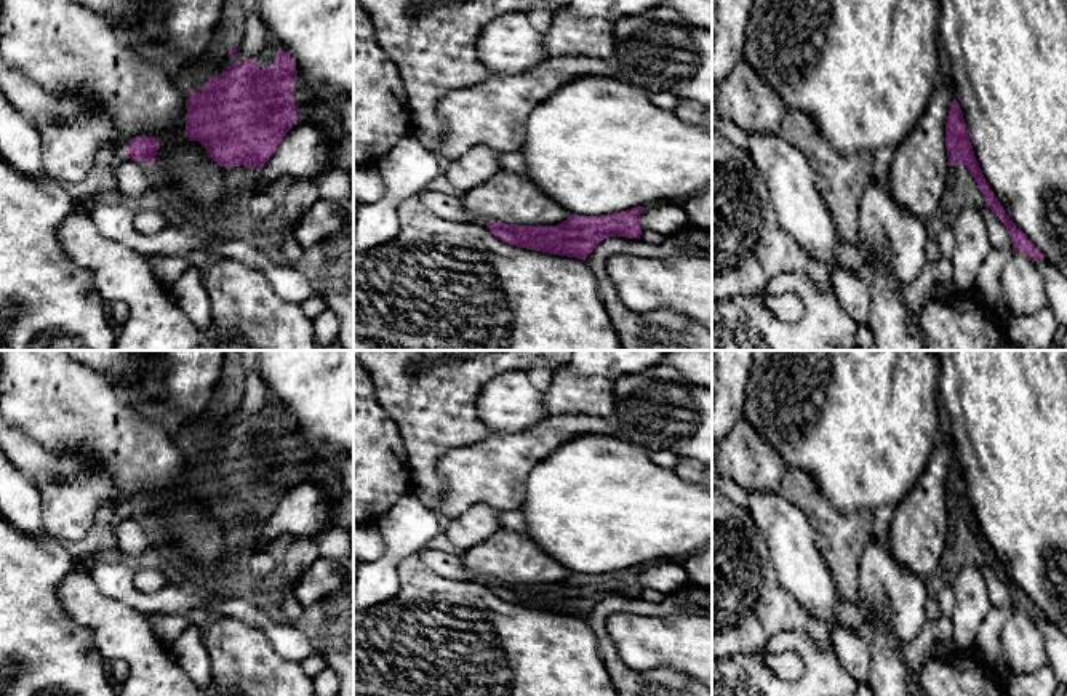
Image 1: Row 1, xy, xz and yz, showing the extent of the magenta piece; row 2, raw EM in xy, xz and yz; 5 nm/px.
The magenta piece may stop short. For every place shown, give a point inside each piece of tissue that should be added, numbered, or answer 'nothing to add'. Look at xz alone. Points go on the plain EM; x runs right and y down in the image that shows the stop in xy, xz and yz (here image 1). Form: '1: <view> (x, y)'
nothing to add

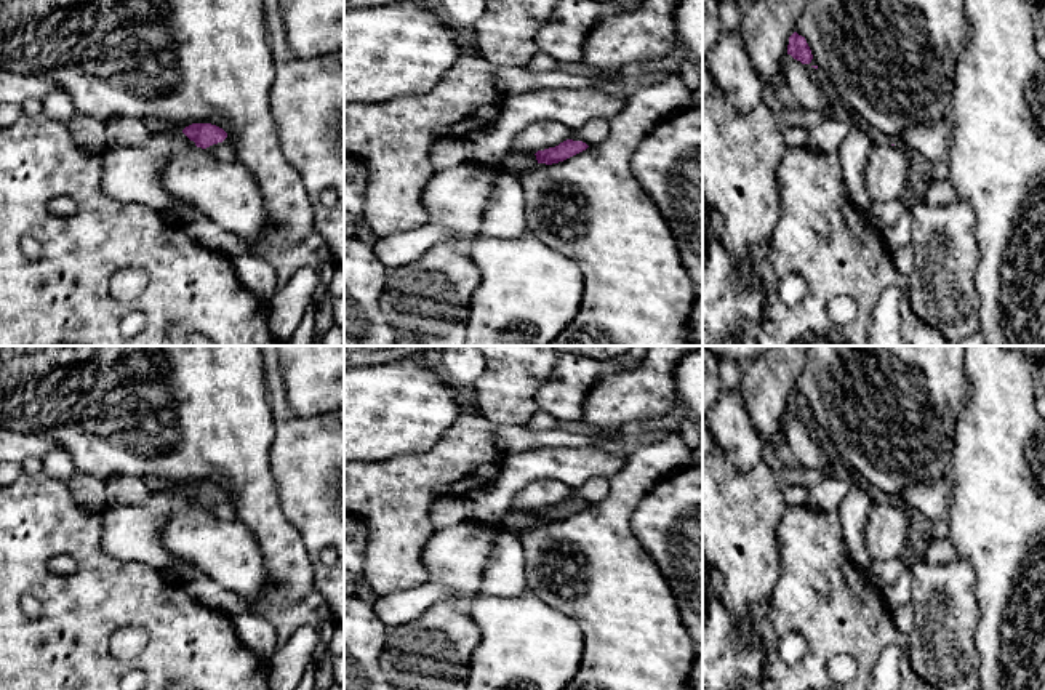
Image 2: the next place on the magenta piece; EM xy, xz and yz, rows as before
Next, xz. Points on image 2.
1: xz (516, 521)

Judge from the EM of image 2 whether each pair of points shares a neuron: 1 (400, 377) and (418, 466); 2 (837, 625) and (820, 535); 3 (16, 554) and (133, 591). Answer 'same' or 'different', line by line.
1: different
2: same
3: same

